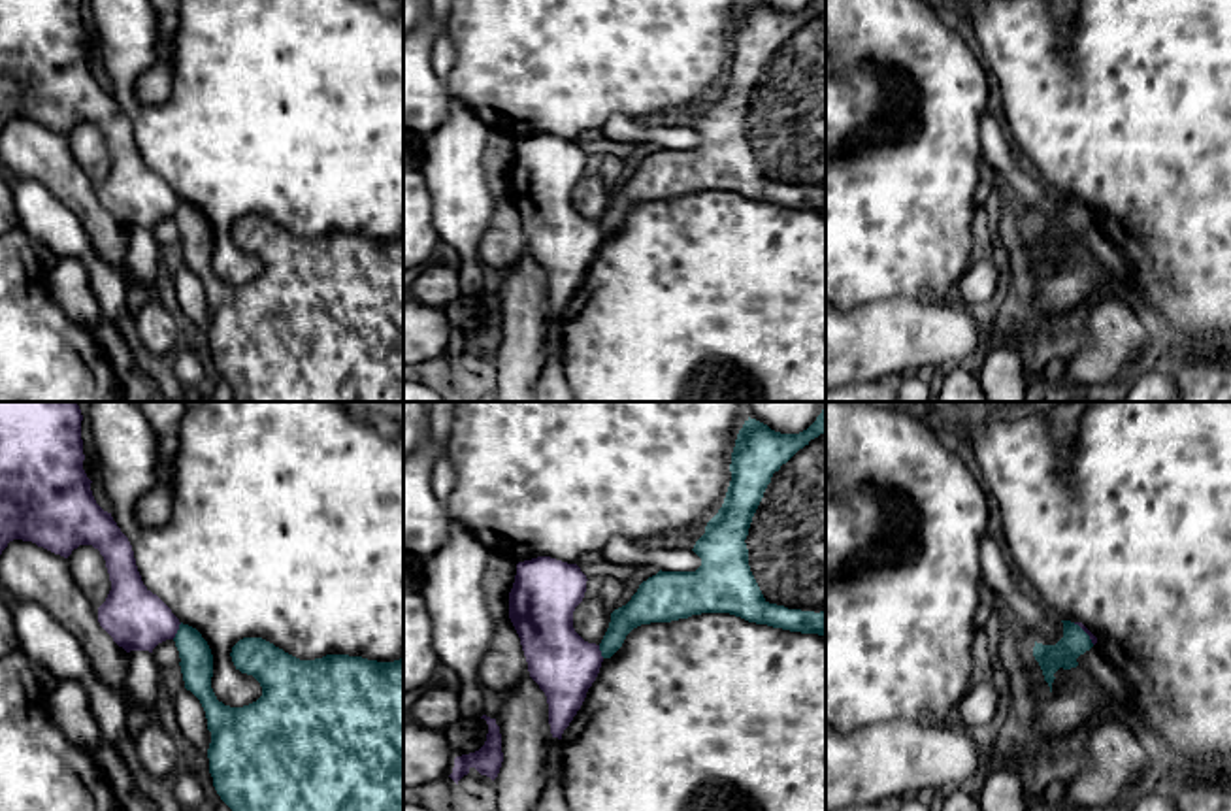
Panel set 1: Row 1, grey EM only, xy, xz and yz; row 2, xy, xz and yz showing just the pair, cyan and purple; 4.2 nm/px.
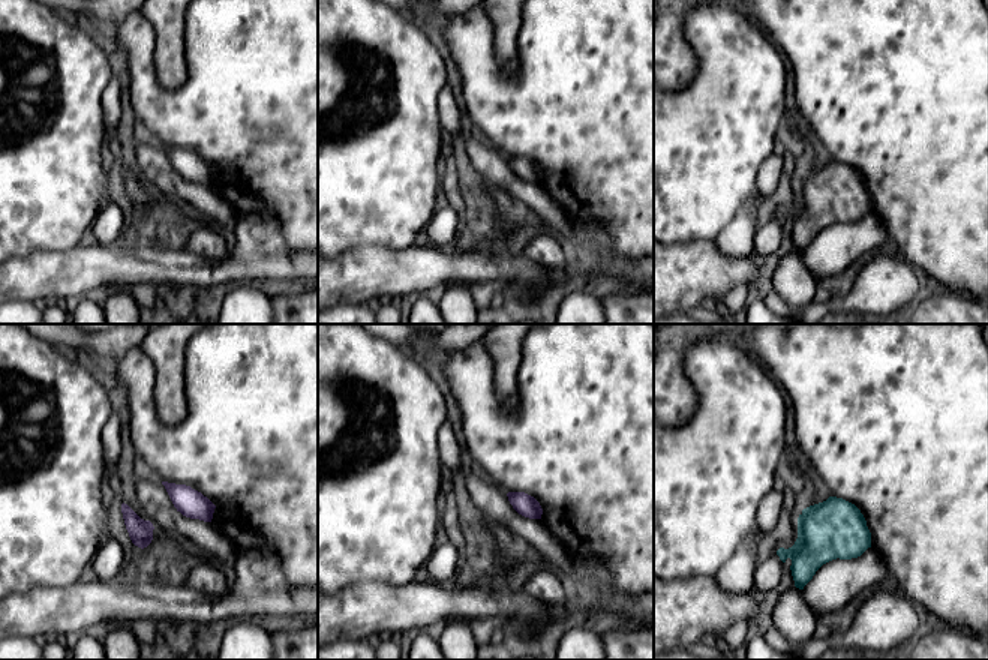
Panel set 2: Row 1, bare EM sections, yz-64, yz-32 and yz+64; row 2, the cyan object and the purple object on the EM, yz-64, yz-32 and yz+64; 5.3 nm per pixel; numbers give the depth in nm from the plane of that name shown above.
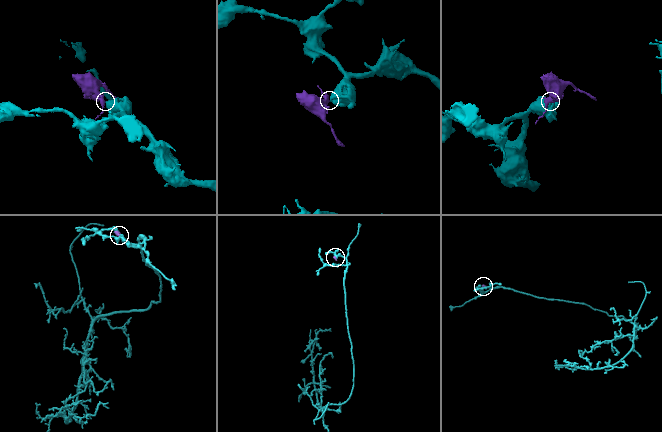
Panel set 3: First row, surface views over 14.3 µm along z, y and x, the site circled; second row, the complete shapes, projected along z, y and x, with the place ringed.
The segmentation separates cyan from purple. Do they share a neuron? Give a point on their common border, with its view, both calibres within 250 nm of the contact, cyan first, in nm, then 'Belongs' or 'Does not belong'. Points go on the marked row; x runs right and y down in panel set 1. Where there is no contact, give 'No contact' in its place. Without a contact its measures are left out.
Touches cyan at xy (178, 630). Thickness 140 nm (cyan) against 260 nm. Does not belong

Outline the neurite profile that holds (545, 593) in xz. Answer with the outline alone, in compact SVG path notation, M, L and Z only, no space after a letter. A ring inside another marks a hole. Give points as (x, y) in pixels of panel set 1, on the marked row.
M537 556L517 564L509 619L520 637L530 677L549 703L552 737L562 739L596 681L603 656L573 628L573 611L586 592L577 564Z

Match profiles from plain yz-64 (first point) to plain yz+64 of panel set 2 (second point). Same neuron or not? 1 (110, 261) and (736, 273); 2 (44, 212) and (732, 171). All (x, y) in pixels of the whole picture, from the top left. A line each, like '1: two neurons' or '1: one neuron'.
1: one neuron
2: one neuron

